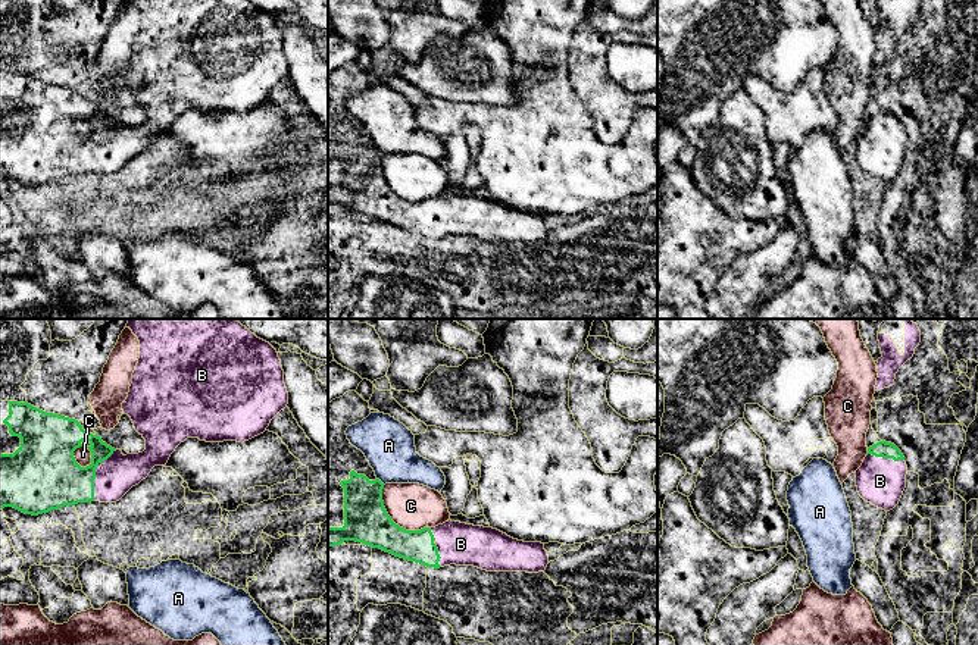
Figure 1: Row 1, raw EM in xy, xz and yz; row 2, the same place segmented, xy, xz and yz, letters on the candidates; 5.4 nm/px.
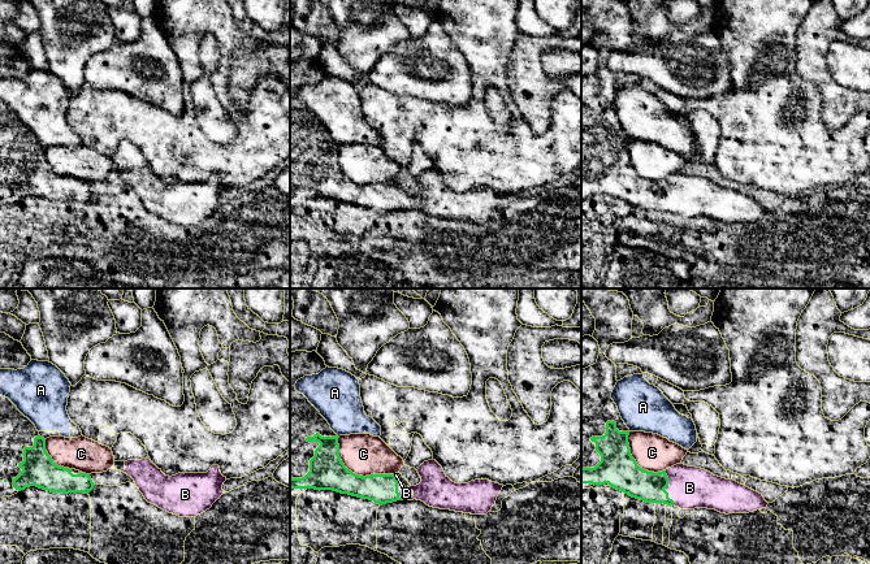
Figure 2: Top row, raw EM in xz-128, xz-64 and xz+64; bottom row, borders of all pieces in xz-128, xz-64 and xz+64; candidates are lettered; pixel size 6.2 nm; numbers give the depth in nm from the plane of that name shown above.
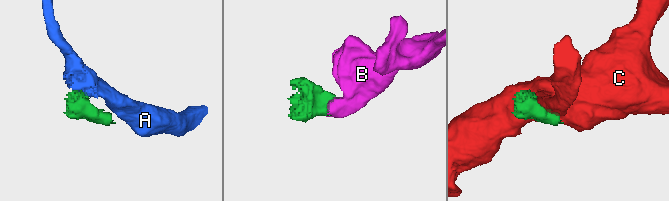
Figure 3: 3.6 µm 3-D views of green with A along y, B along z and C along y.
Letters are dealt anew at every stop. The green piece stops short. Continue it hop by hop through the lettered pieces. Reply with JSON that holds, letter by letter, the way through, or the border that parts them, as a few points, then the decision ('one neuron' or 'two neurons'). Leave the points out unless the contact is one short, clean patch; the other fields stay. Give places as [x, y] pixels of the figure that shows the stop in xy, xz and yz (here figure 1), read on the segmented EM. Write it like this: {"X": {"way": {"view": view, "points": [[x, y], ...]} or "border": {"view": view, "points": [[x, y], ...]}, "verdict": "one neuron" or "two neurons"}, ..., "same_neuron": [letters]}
{"A": {"border": {"view": "xz", "points": [[377, 478], [384, 484]]}, "verdict": "two neurons"}, "B": {"way": {"view": "xy", "points": [[49, 478], [94, 473], [115, 476]]}, "verdict": "one neuron"}, "C": {"verdict": "two neurons"}, "same_neuron": ["B"]}

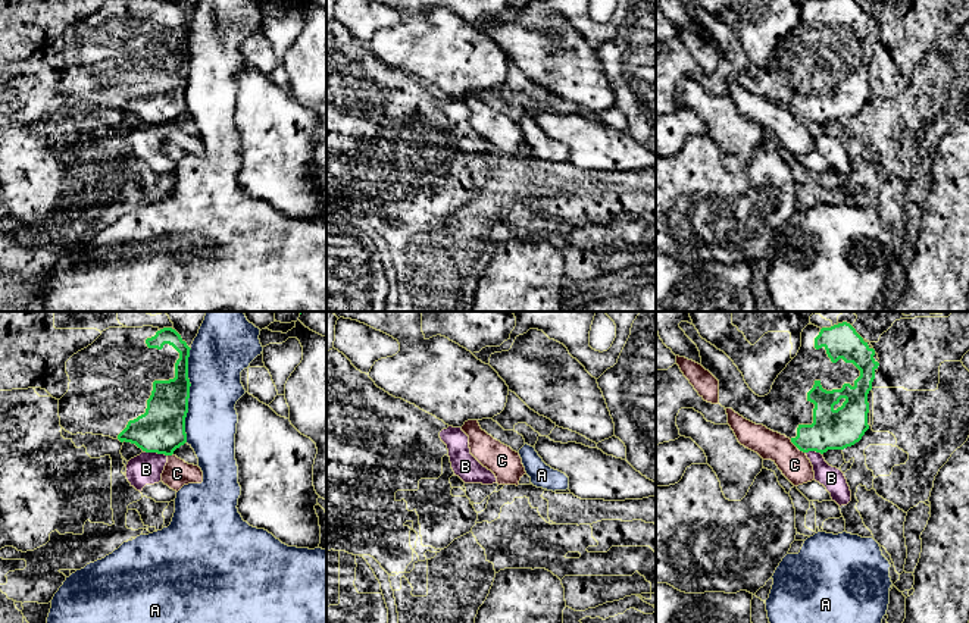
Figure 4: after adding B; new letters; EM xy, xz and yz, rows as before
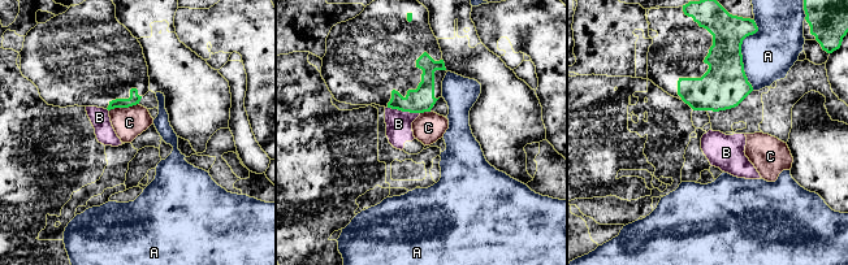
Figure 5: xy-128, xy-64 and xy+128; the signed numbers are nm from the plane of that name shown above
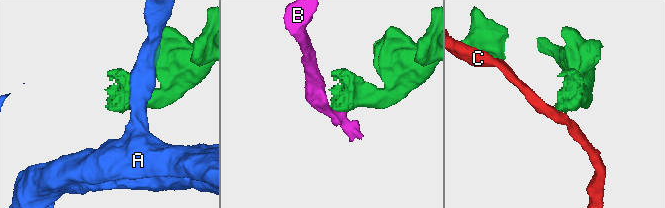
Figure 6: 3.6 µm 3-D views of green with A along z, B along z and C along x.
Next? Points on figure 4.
{"A": {"verdict": "two neurons"}, "B": {"border": {"view": "xy", "points": [[144, 450], [166, 456]]}, "verdict": "two neurons"}, "C": {"verdict": "two neurons"}, "same_neuron": []}

